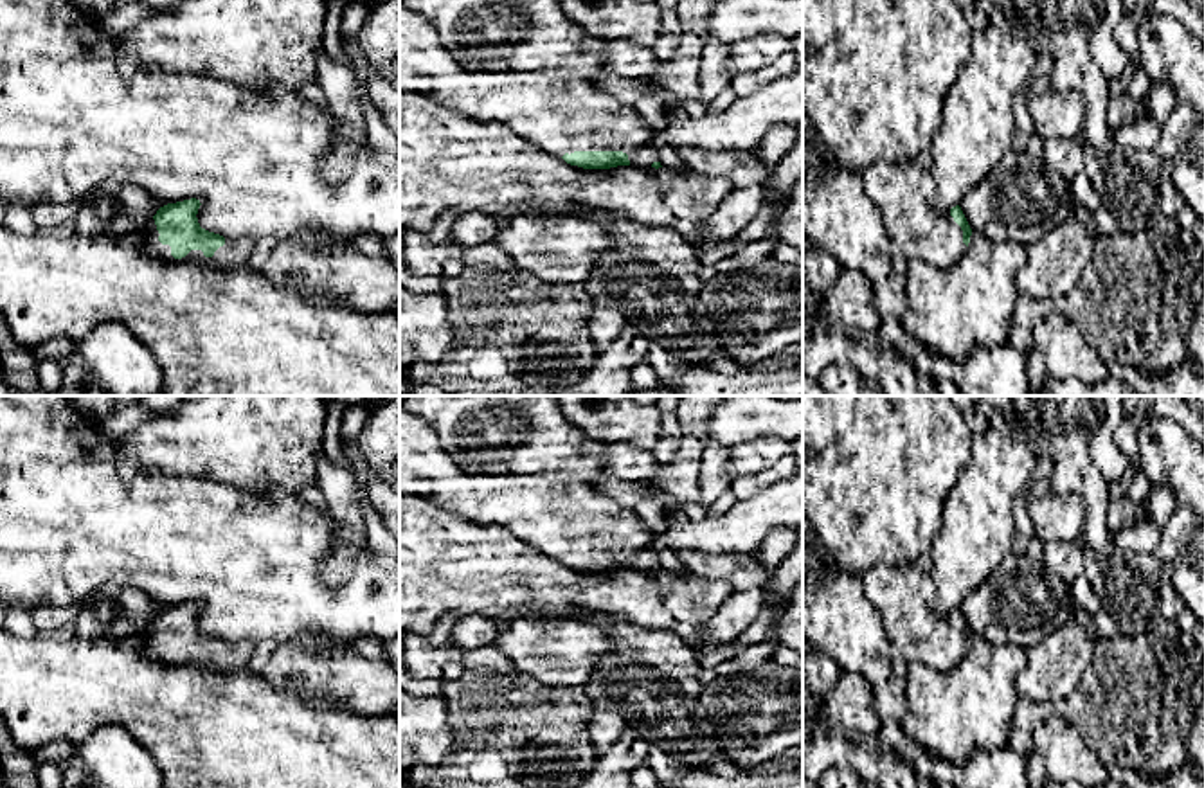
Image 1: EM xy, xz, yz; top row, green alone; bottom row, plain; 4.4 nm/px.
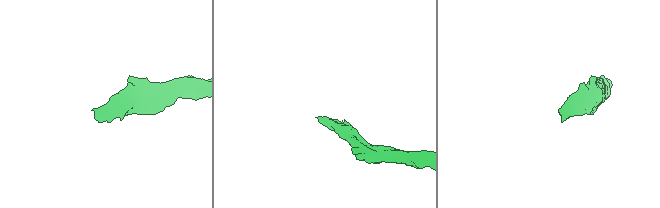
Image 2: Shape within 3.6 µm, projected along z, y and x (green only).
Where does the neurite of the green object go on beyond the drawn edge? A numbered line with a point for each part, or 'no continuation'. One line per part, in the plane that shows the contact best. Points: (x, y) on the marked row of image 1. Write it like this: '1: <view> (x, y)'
1: xy (238, 250)

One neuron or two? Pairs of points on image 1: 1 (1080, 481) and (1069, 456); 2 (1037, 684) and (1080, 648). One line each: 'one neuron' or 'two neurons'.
1: one neuron
2: one neuron

